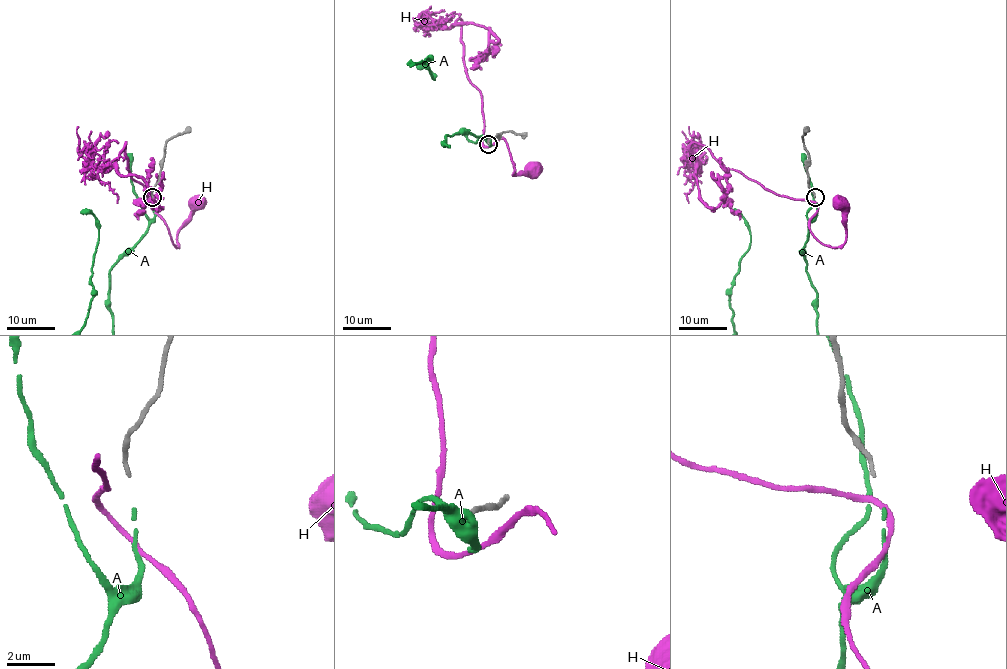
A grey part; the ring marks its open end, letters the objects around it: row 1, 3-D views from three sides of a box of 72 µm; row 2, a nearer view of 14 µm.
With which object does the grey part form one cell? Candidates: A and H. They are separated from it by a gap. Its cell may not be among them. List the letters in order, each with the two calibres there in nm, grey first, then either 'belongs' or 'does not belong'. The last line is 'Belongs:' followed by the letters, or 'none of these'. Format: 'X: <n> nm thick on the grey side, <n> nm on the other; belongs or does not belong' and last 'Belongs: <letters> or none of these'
A: 130 nm thick on the grey side, 130 nm on the other; belongs
H: 130 nm thick on the grey side, 240 nm on the other; does not belong
Belongs: A

